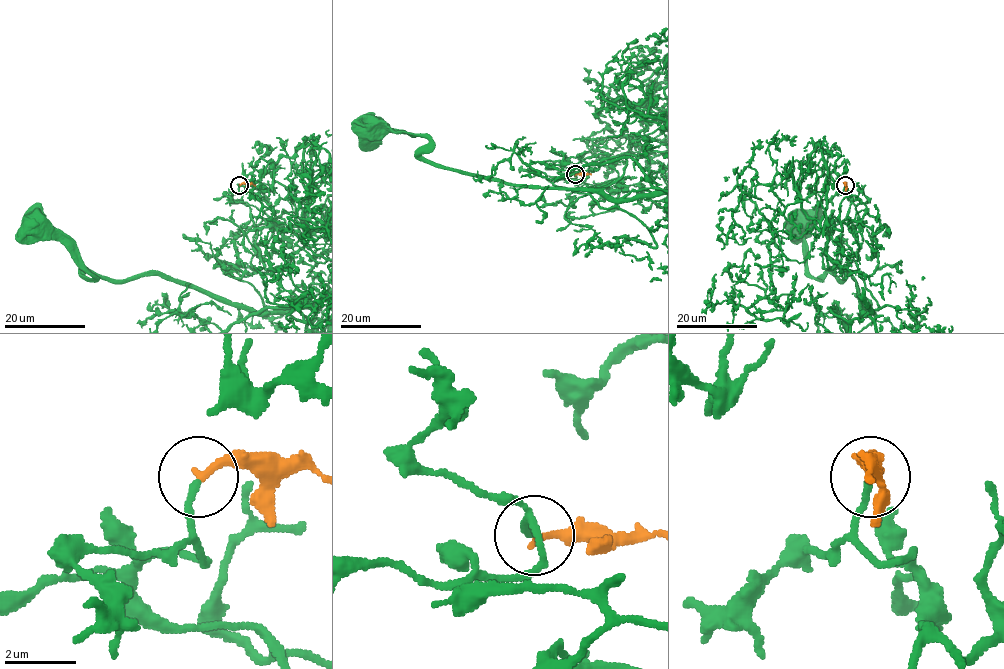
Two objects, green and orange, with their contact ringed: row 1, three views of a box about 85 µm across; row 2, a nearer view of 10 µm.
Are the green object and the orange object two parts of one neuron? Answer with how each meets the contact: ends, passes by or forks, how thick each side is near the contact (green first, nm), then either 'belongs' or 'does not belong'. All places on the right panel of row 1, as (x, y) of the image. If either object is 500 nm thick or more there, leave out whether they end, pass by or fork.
green ends; orange ends; calibres 170 and 200 nm; belongs

